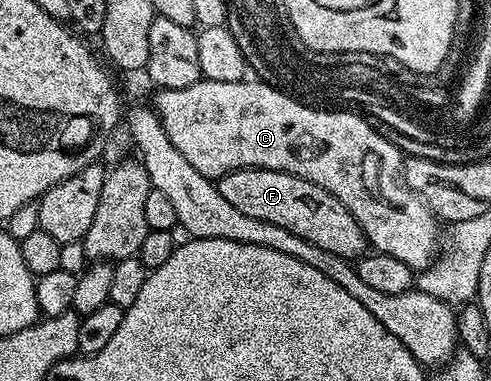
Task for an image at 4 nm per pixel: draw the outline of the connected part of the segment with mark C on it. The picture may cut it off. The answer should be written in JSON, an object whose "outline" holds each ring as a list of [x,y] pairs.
{"outline":[[[200,78],[194,85],[190,85],[186,89],[170,89],[169,91],[161,90],[160,96],[154,104],[155,114],[158,116],[160,123],[164,126],[166,136],[173,143],[174,148],[190,161],[198,172],[204,174],[205,177],[213,181],[219,181],[224,175],[229,175],[231,171],[241,171],[247,167],[261,167],[267,171],[285,171],[291,175],[297,175],[299,179],[310,181],[314,185],[318,185],[322,189],[326,189],[326,193],[330,193],[334,197],[338,197],[338,201],[342,201],[342,205],[346,205],[346,209],[350,209],[350,213],[354,217],[354,221],[358,221],[358,225],[362,229],[365,240],[369,244],[373,243],[373,248],[376,251],[386,253],[390,257],[398,257],[398,261],[404,261],[406,265],[410,265],[413,272],[419,273],[425,267],[431,265],[433,259],[438,254],[438,245],[436,242],[441,242],[442,235],[436,232],[438,220],[433,215],[431,209],[425,205],[420,199],[420,196],[415,195],[409,187],[404,185],[402,178],[402,151],[387,138],[384,133],[381,133],[365,116],[353,113],[348,109],[335,110],[316,110],[302,104],[291,94],[285,93],[277,87],[272,87],[270,84],[261,81],[210,81],[206,78]]]}

